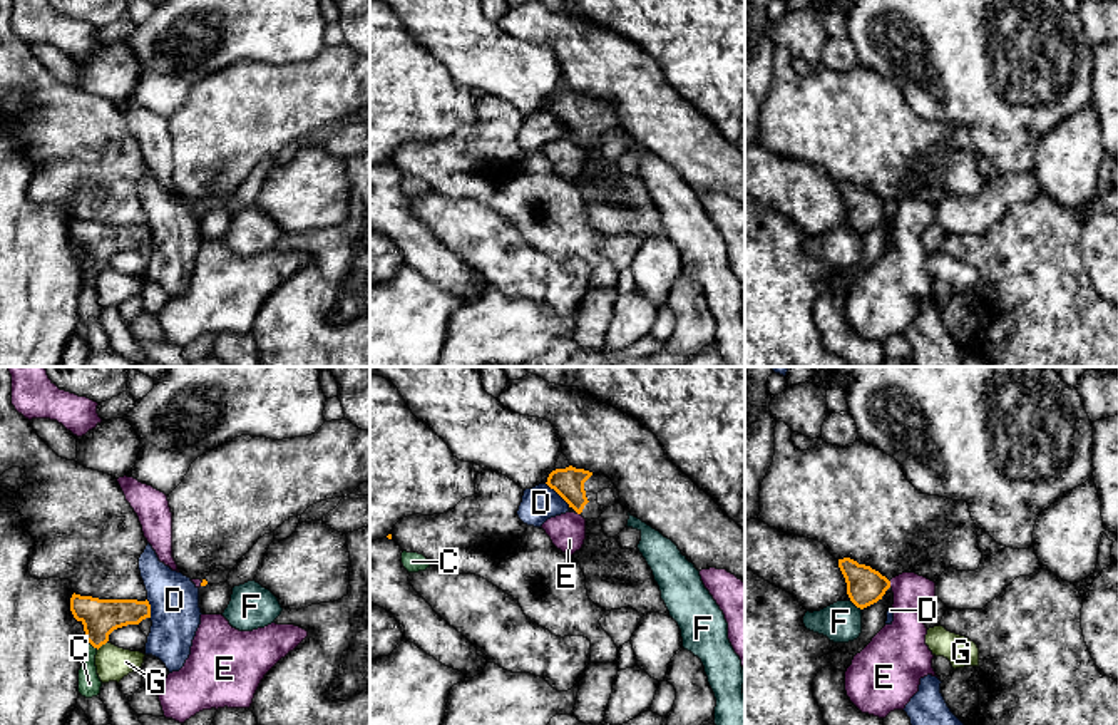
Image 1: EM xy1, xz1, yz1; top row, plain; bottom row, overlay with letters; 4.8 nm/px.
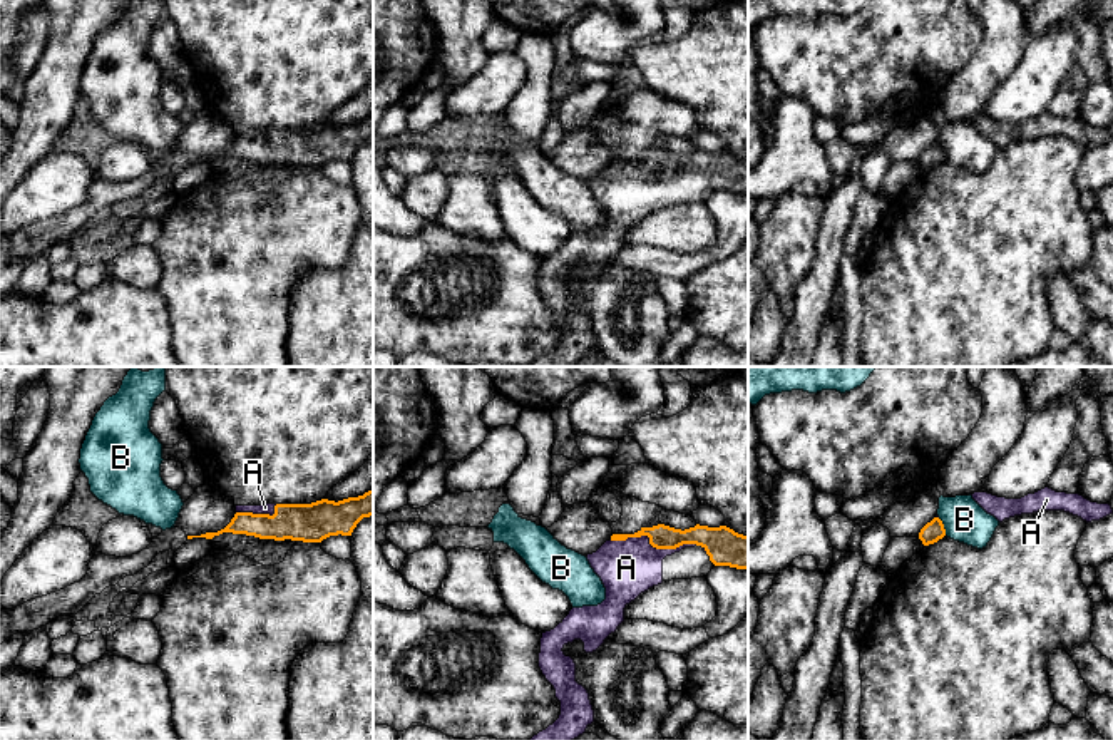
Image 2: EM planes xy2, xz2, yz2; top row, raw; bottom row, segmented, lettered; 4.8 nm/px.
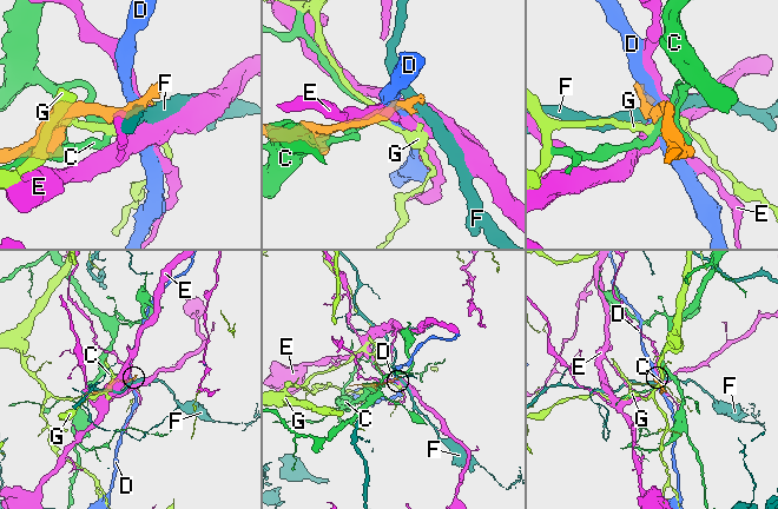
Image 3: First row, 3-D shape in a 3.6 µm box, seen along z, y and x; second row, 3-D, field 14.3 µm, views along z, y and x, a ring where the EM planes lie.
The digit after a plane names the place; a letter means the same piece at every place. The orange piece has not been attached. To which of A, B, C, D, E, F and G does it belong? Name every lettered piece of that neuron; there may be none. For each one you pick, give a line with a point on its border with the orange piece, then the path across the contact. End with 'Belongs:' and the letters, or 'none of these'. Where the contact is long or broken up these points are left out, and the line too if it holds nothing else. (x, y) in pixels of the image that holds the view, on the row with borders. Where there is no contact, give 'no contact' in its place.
A: meets orange in xz2 at (651, 544)
Belongs: A

